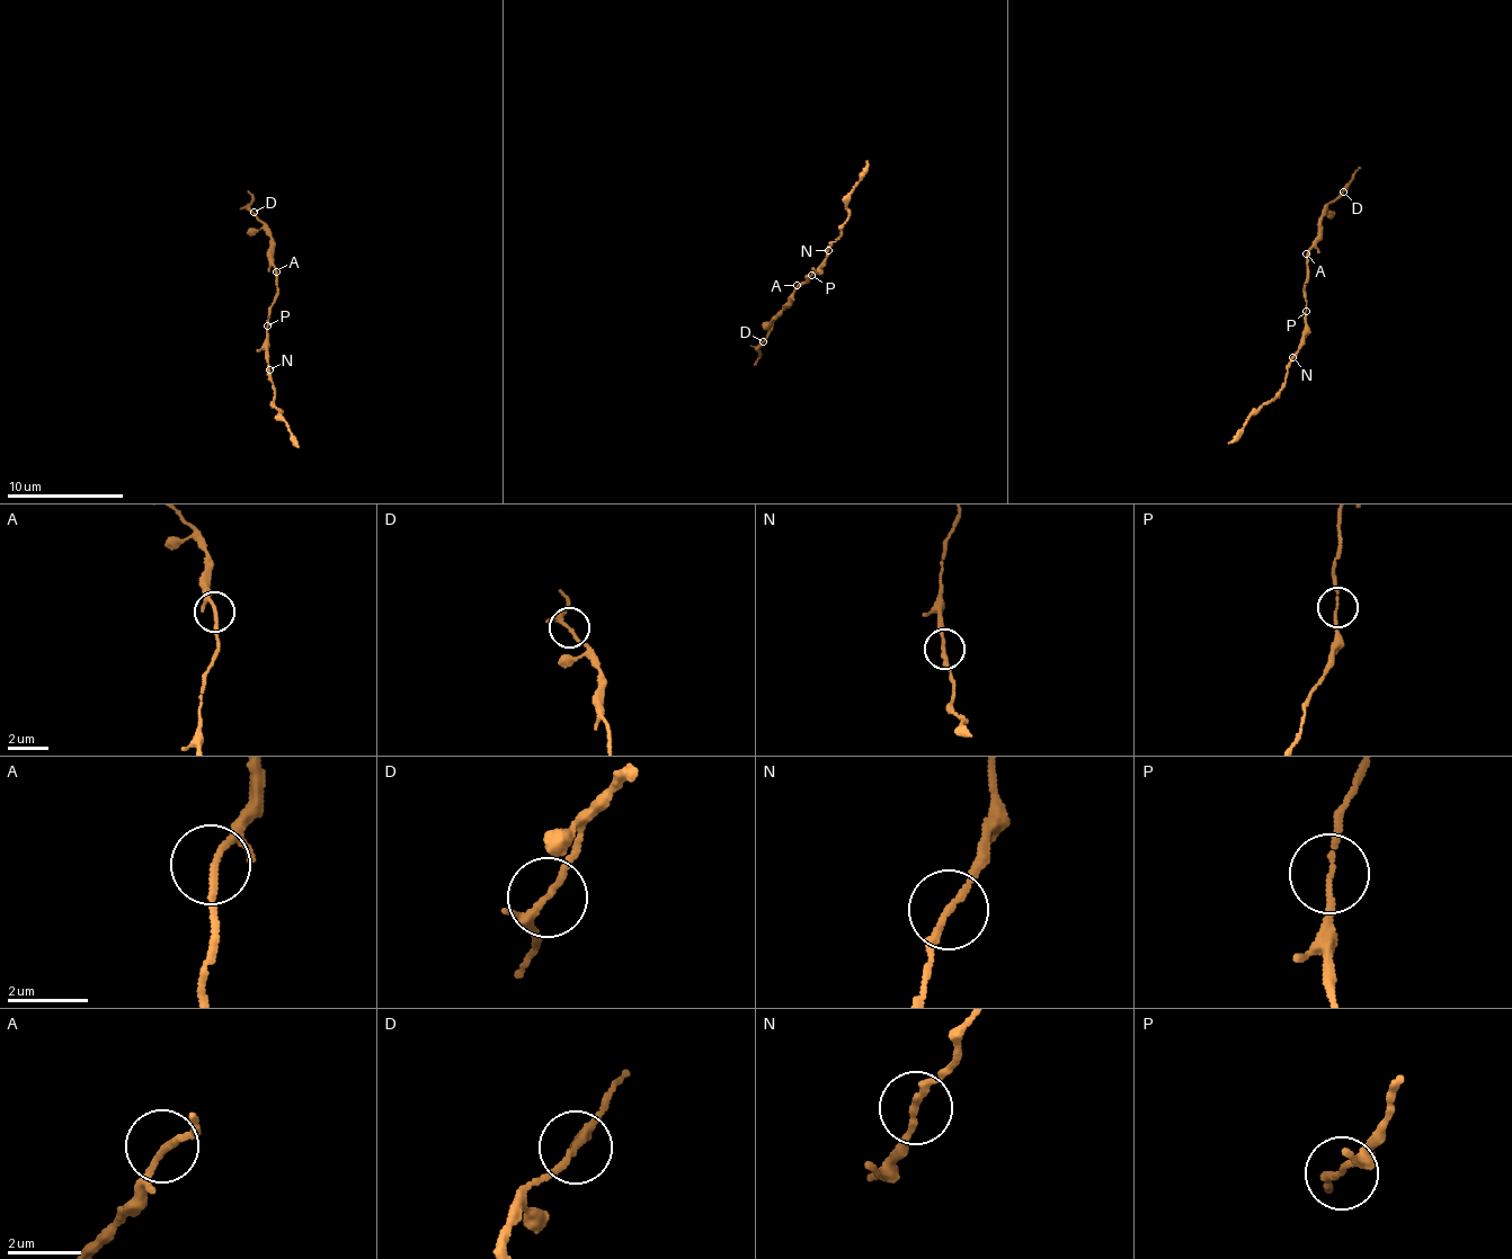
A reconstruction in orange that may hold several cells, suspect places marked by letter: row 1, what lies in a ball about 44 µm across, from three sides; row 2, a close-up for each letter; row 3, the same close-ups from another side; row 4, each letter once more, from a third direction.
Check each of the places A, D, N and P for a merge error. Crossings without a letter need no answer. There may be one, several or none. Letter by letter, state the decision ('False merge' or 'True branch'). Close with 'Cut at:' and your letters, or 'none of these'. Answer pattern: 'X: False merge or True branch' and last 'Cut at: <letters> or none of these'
A: True branch
D: True branch
N: True branch
P: True branch
Cut at: none of these

